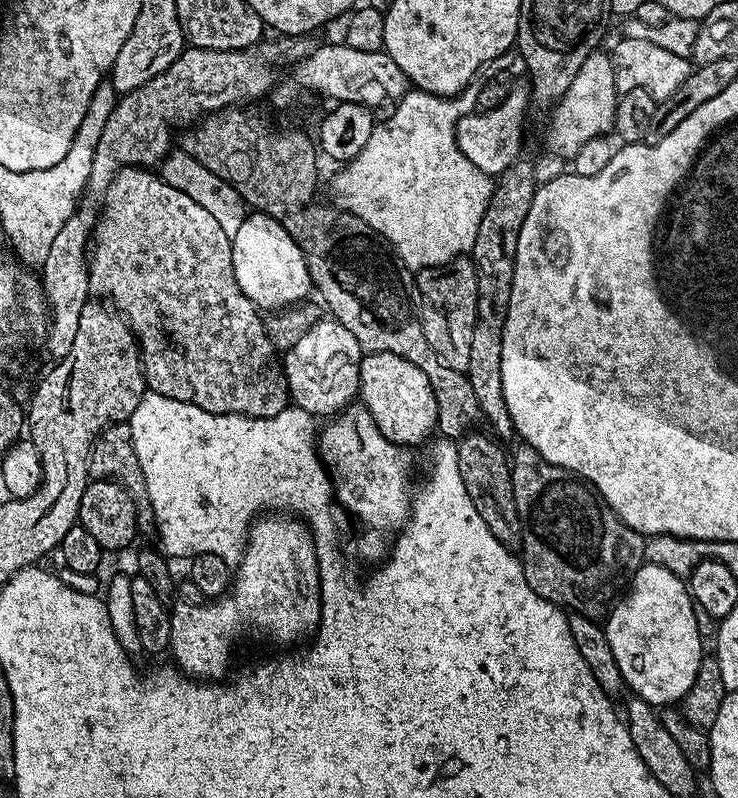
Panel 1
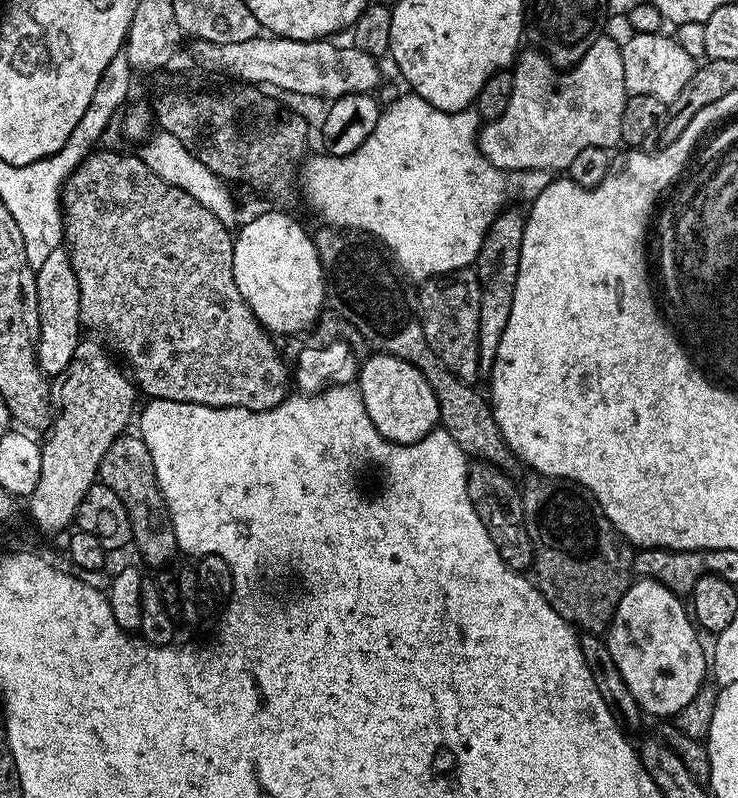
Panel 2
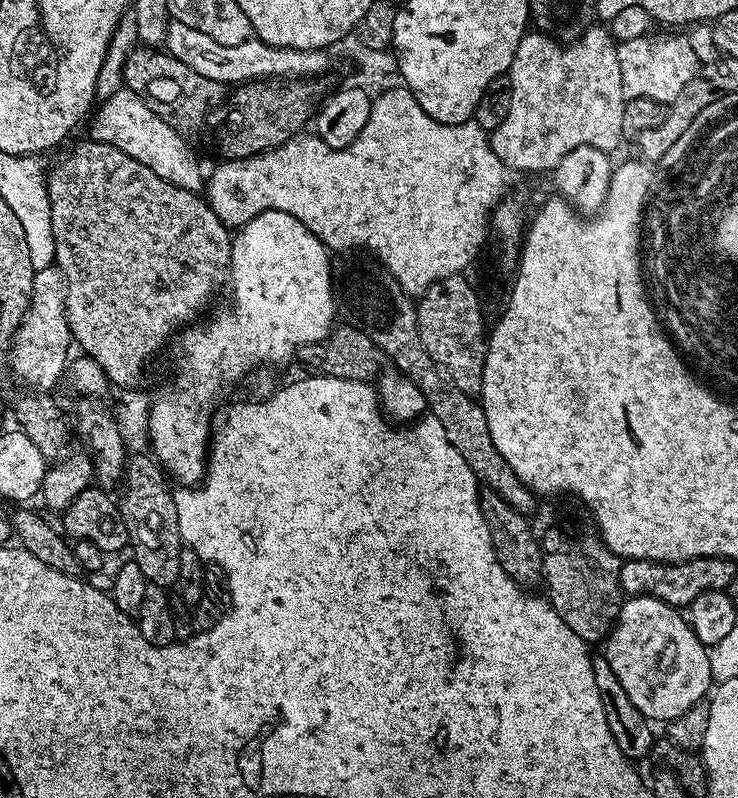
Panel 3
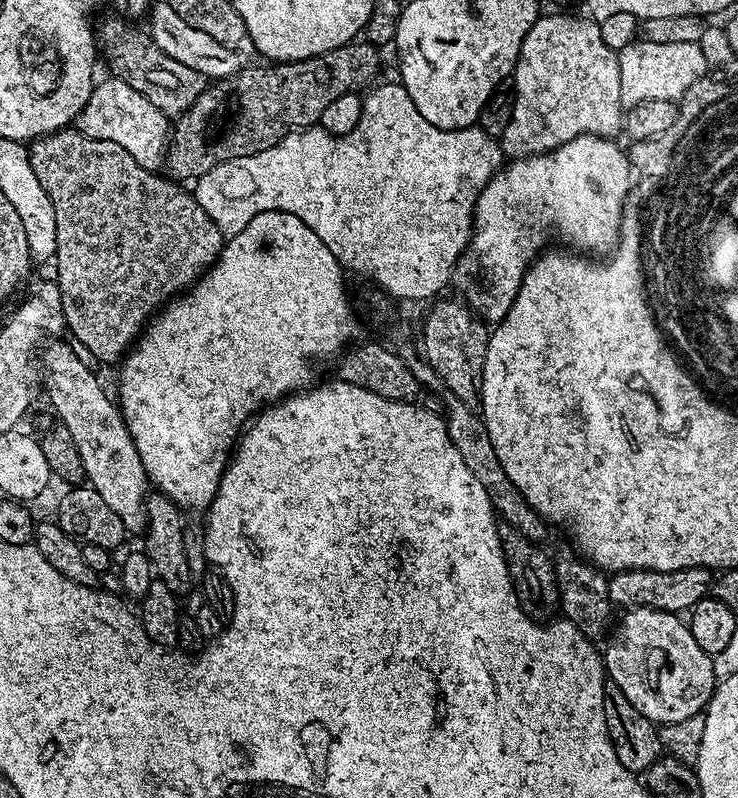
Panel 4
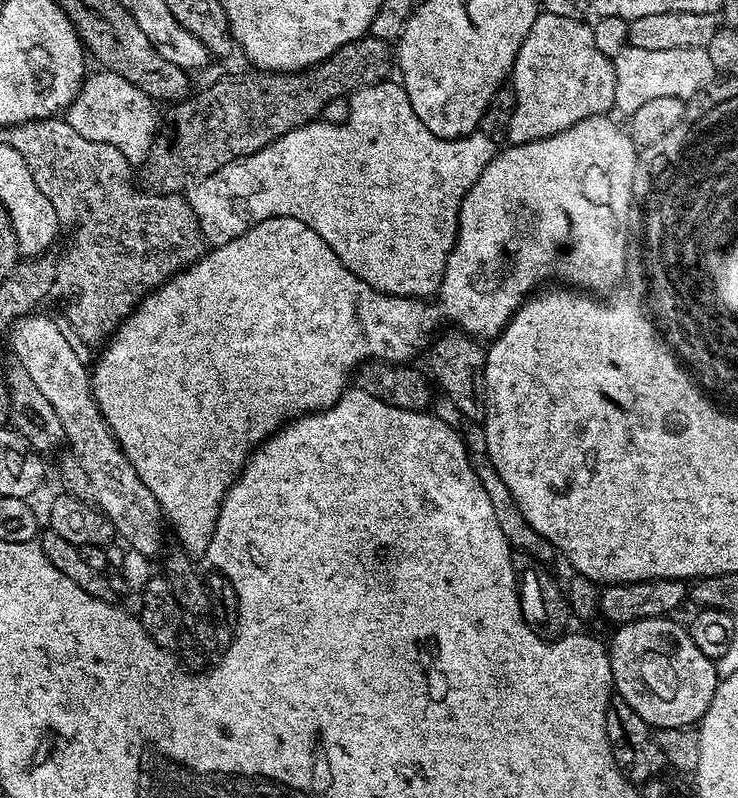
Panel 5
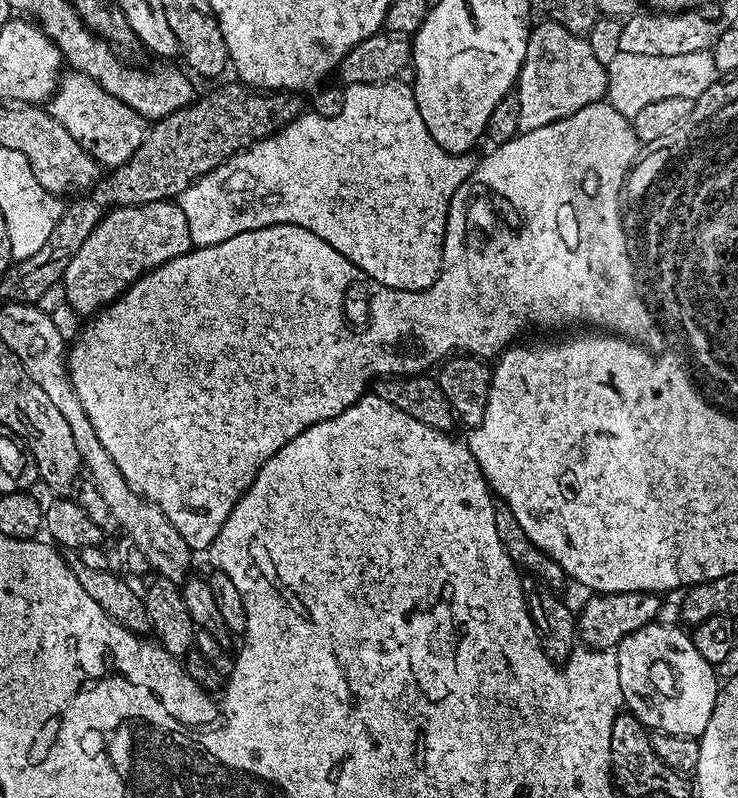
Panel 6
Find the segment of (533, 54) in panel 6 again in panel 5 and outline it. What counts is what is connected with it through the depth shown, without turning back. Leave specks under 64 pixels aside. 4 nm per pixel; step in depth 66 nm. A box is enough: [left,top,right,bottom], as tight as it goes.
[506,11,614,145]

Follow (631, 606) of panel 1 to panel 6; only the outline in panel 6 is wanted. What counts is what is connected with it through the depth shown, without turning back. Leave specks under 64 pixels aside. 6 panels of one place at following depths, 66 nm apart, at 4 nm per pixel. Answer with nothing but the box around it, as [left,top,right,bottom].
[614,622,718,737]

